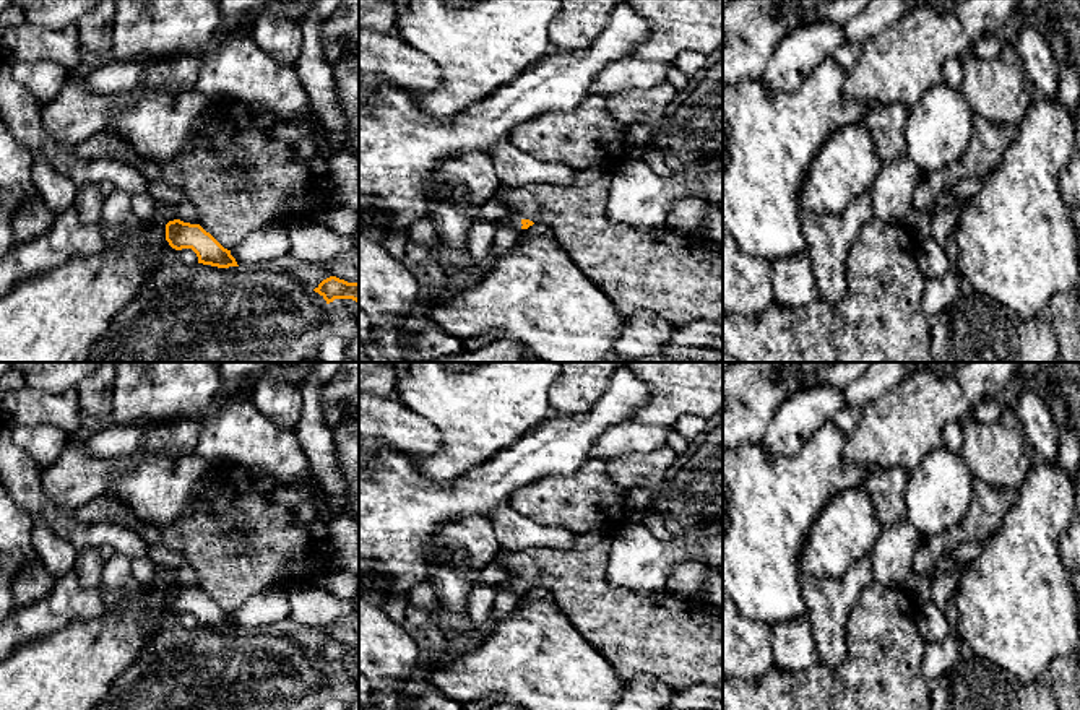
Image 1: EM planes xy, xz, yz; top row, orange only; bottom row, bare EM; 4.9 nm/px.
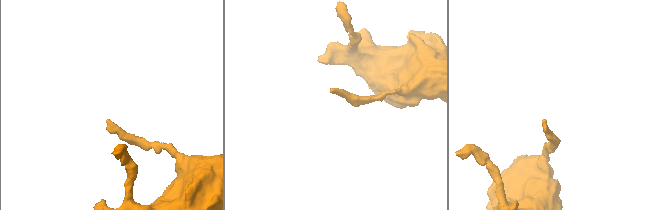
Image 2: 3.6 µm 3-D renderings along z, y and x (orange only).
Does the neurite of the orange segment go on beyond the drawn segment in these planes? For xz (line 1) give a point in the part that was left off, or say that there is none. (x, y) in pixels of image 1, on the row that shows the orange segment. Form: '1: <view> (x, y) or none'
1: xz (509, 220)

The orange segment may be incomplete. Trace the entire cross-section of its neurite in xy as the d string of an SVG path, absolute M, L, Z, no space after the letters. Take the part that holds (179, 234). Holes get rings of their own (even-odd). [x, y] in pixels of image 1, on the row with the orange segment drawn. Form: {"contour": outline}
{"contour": "M180 219L169 221L166 224L166 240L175 250L192 249L198 257L198 263L218 268L239 266L231 250L224 249L200 224Z"}

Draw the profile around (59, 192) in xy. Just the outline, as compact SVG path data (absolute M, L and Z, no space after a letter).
M32 156L31 179L55 216L73 206L80 188L68 177L57 172L45 156Z

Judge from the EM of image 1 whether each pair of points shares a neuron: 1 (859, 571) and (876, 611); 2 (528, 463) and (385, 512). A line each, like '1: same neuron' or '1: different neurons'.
1: different neurons
2: same neuron

